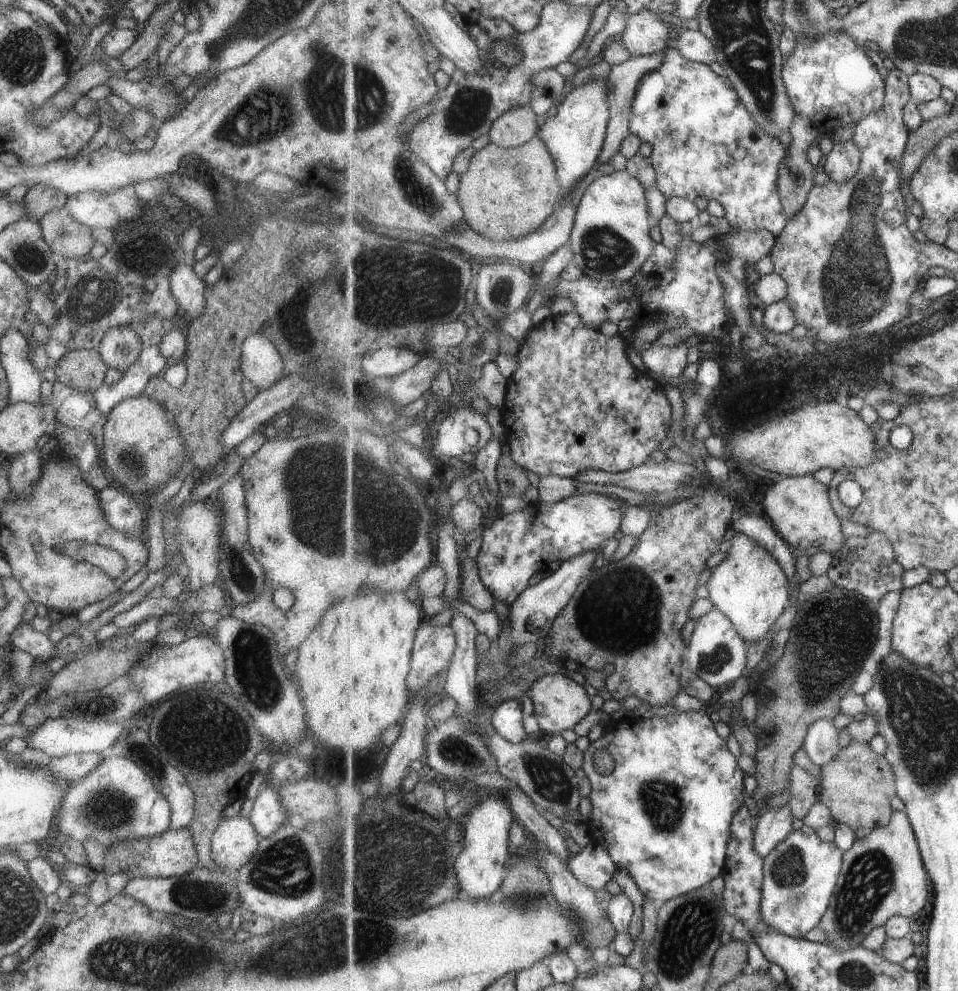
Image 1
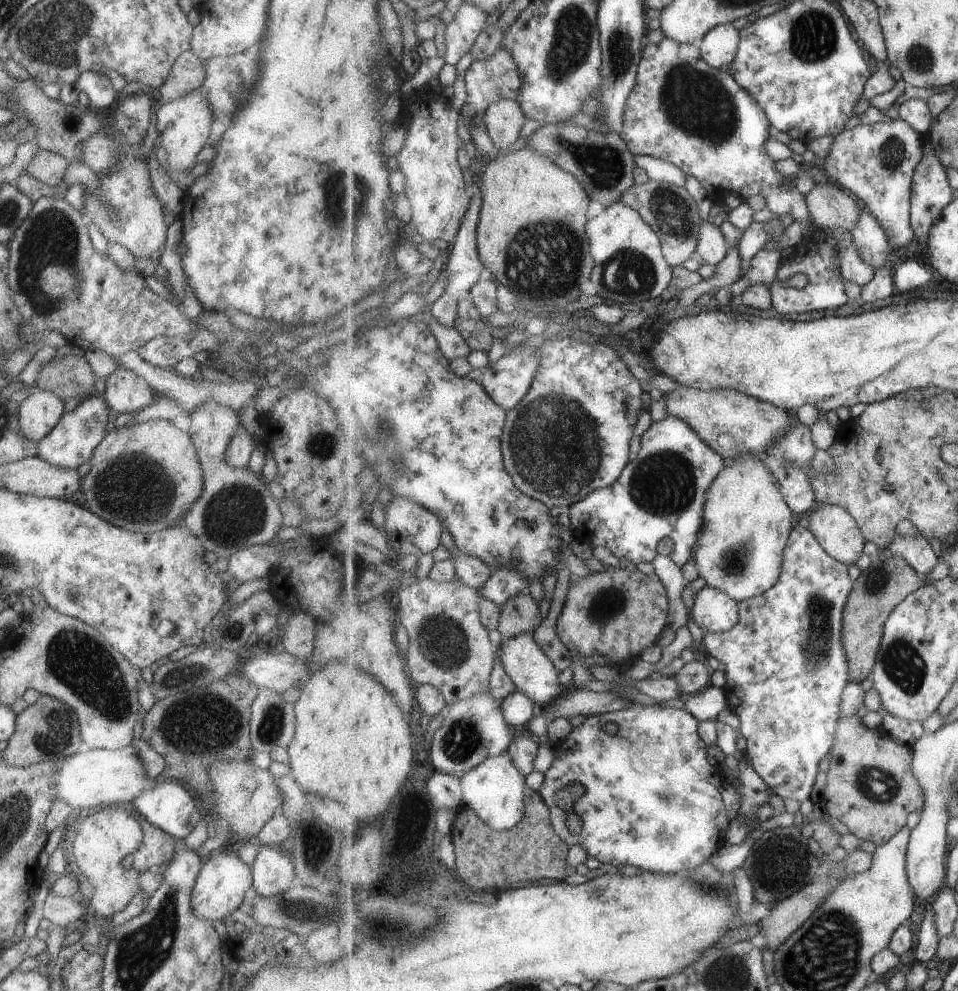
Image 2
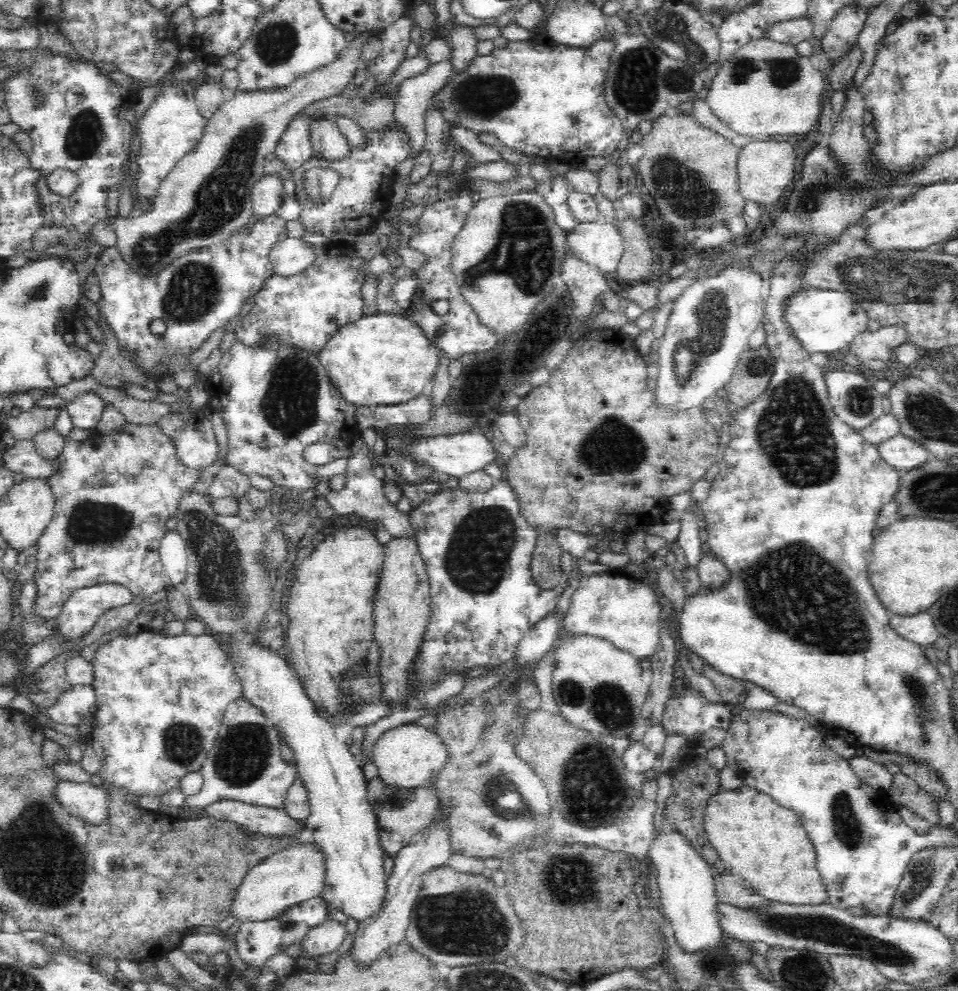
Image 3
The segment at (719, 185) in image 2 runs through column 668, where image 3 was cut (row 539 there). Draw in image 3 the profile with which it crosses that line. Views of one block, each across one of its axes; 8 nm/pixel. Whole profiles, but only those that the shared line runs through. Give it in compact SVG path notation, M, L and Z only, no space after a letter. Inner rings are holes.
M156 424L133 425L132 430L134 431L134 436L132 436L132 434L124 434L124 431L116 431L109 435L99 434L93 442L89 442L88 440L76 441L69 438L64 441L59 454L60 461L64 461L63 471L58 478L48 480L52 483L52 487L55 491L55 507L52 520L46 524L46 528L44 528L37 540L39 549L37 550L36 570L33 574L36 598L32 600L32 613L38 618L54 619L58 617L59 612L72 592L80 588L104 583L117 584L127 588L134 597L148 598L148 596L152 596L152 594L156 594L156 592L170 587L169 576L164 572L159 555L160 540L162 540L164 533L167 531L166 521L179 513L176 504L178 504L180 496L182 496L184 492L195 488L195 484L200 478L200 470L184 467L184 464L180 462L180 459L176 457L176 453L174 453L174 447L172 447L172 443L170 443L170 437L164 435Z

